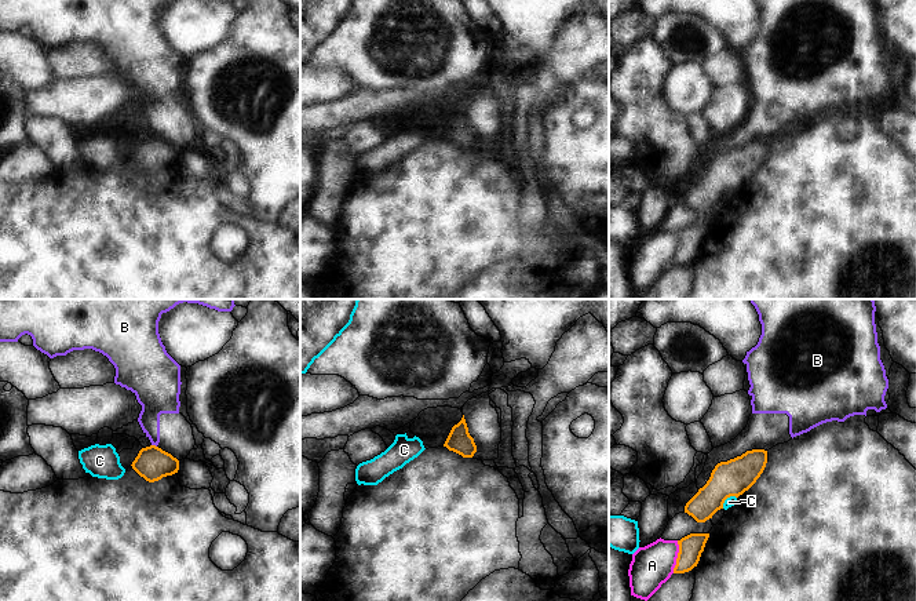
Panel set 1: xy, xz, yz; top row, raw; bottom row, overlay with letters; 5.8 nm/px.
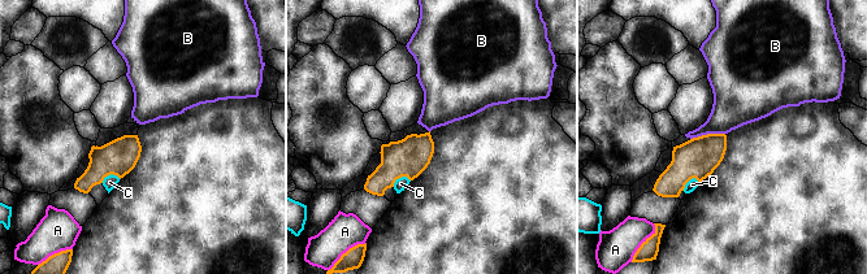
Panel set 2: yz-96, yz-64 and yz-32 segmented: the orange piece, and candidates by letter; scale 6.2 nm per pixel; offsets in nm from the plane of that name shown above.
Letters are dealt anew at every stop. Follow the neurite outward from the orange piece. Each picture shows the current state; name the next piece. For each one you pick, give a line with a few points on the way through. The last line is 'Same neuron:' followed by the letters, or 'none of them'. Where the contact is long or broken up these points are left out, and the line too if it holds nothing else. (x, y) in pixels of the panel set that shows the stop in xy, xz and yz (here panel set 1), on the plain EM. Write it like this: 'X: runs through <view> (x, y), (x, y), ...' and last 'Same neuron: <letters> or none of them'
Same neuron: none of them

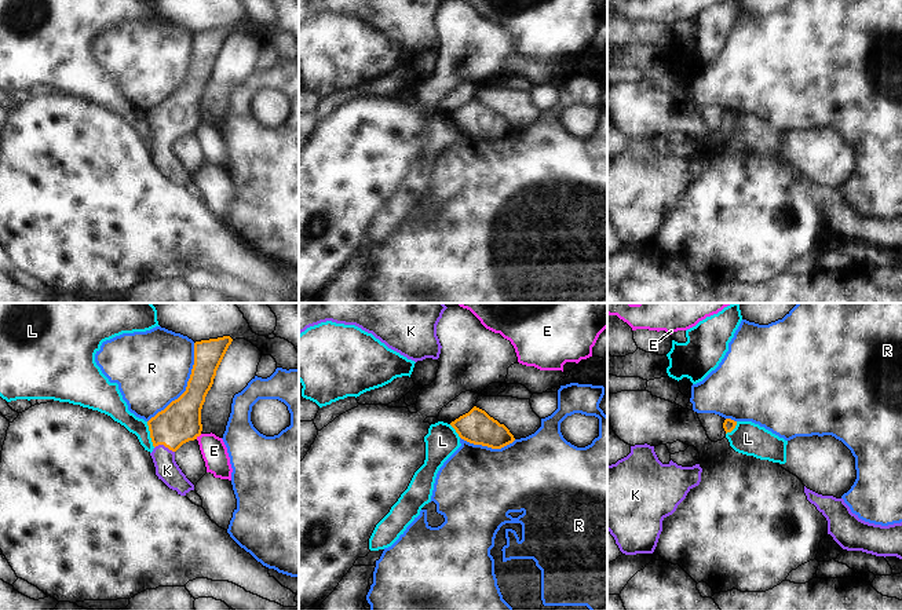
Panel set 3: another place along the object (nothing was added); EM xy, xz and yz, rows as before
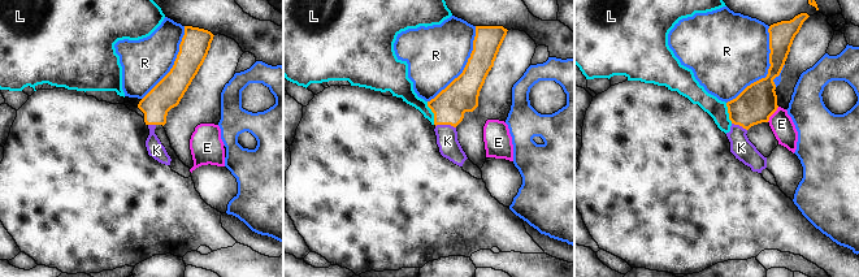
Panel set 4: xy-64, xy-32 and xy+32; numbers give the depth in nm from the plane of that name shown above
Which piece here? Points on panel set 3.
K: runs through xy (181, 113), (167, 127), (164, 137), (167, 161)
Same neuron: K

